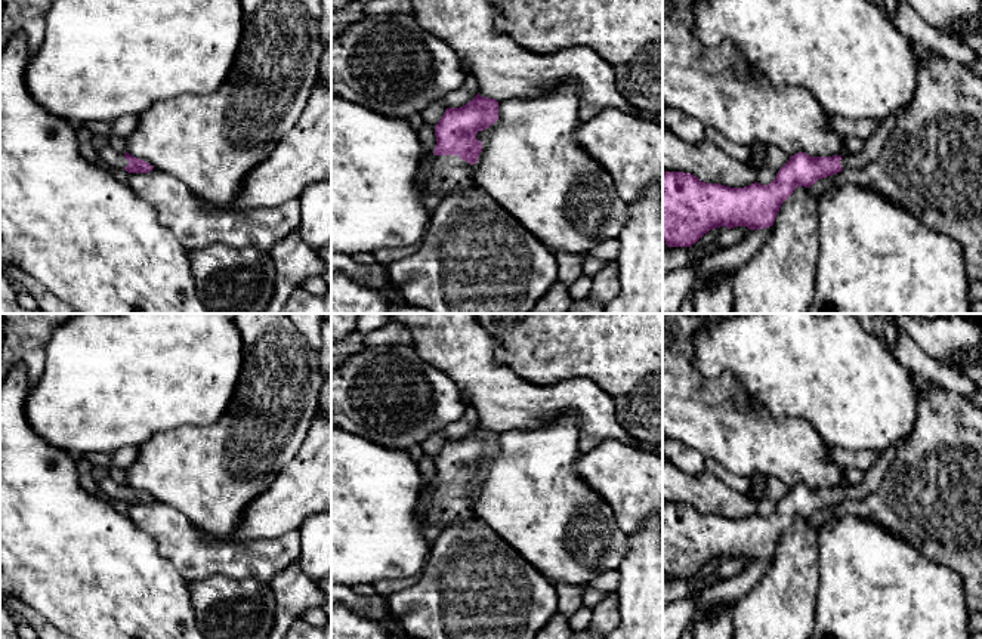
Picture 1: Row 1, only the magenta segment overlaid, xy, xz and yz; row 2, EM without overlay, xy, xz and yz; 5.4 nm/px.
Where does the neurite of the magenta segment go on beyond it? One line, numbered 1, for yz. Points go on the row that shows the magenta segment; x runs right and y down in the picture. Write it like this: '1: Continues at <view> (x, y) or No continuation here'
1: Continues at yz (874, 144)

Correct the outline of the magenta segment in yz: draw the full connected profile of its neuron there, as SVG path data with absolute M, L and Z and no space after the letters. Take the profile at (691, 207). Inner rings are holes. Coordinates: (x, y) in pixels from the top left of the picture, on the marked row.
M898 112L880 121L861 152L810 157L797 152L768 185L744 188L705 183L683 172L663 172L663 240L668 247L691 247L710 229L747 226L763 229L773 225L781 204L797 186L809 188L818 179L844 169L862 169L881 152L896 126Z

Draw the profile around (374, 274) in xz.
M331 251L331 272L343 272L352 280L374 285L377 288L385 288L387 284L385 265L361 265L346 253Z

